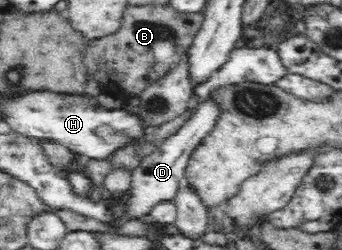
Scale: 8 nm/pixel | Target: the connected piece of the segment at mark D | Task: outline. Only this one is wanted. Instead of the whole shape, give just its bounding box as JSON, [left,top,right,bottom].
[127,100,216,218]

